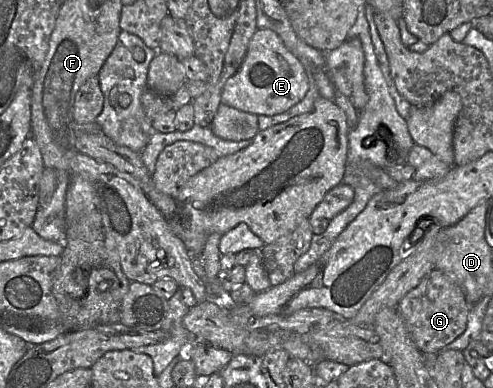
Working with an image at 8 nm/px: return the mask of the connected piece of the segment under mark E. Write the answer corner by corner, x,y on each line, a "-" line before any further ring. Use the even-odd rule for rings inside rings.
258,29
254,35
252,36
249,44
248,44
248,48
247,48
247,52
245,55
245,58
240,66
240,68
237,70
237,72
231,76
225,83
223,91
222,91
222,95
221,95
221,103
234,107
238,110
244,111
244,112
248,112
248,113
253,113
256,115
276,115
282,112
285,112
286,110
288,110
289,108
291,108
293,105
297,104
298,102
300,102
304,96
306,95
307,91
309,88
309,77
308,74
304,68
304,66
302,65
302,63
286,48
286,46
284,45
283,41
281,40
281,38
278,36
277,33
275,33
274,31
272,31
271,29

